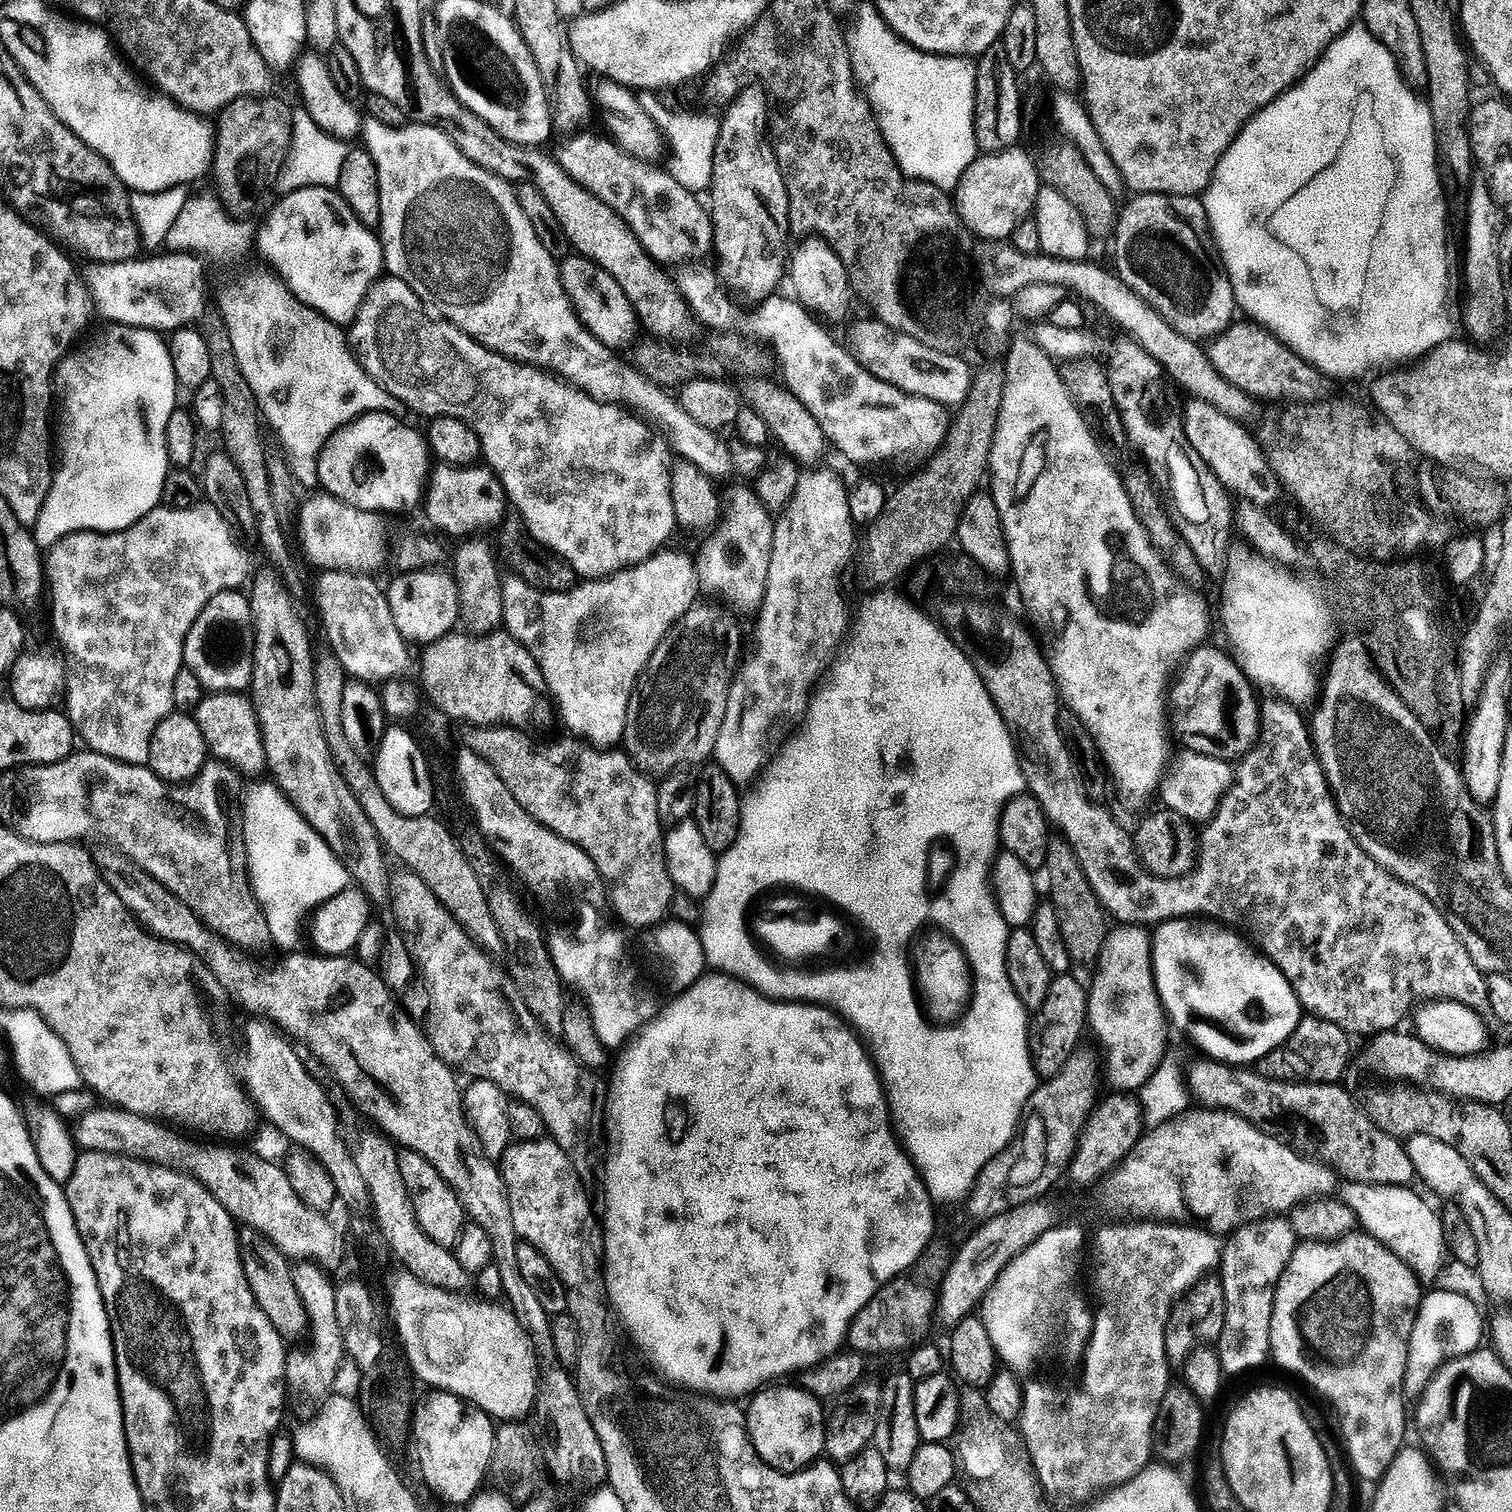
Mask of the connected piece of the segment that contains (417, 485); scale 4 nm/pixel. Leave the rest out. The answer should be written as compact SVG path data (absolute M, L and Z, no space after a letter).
M365 414L351 424L345 426L336 435L329 439L320 454L317 468L317 478L319 487L325 493L328 493L351 508L360 508L364 512L381 514L381 512L412 512L416 507L418 509L425 503L426 489L430 484L430 475L428 476L428 444L424 441L424 436L416 428L407 428L404 424L387 424L385 417L380 414Z

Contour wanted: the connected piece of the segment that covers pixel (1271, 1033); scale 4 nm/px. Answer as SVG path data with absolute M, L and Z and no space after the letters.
M1176 919L1171 923L1159 925L1154 932L1154 941L1152 947L1152 968L1156 972L1156 990L1160 994L1160 1002L1164 1005L1167 1015L1170 1017L1171 1023L1176 1024L1180 1028L1189 1028L1192 1031L1192 1040L1205 1052L1208 1058L1213 1061L1231 1065L1241 1066L1240 1064L1252 1064L1255 1060L1260 1060L1263 1056L1268 1056L1272 1051L1283 1049L1288 1040L1296 1032L1302 1019L1302 1007L1300 1001L1296 997L1296 992L1289 983L1287 977L1284 976L1280 968L1267 958L1259 958L1256 956L1253 945L1249 943L1244 936L1230 927L1217 926L1212 922L1202 922L1206 924L1191 924L1191 919Z

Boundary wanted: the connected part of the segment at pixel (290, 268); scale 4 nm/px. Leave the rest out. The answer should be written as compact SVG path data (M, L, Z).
M324 187L298 189L289 193L288 198L284 199L286 201L277 204L269 222L259 229L256 248L299 301L319 312L331 324L346 328L354 324L370 286L383 275L384 246L377 235L353 215L348 203L334 203L327 196L330 192Z

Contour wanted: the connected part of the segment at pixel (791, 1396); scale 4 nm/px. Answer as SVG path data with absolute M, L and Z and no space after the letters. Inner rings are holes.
M768 1386L751 1397L752 1405L748 1408L748 1424L746 1435L752 1442L752 1449L770 1468L778 1472L800 1472L803 1468L811 1468L825 1455L824 1427L826 1408L817 1397L800 1388L780 1388L784 1386Z

